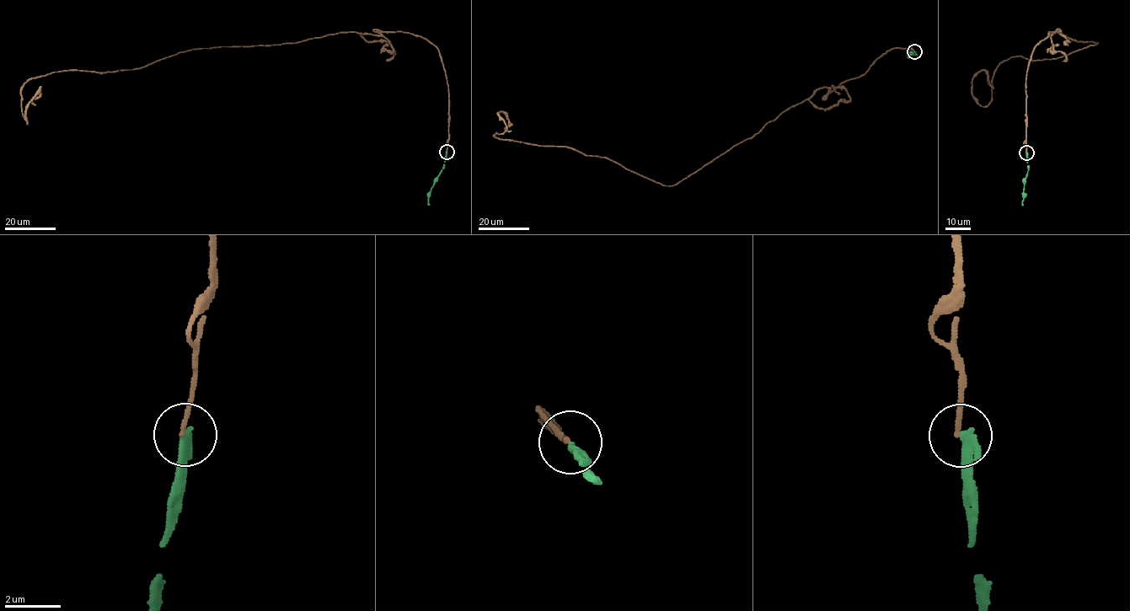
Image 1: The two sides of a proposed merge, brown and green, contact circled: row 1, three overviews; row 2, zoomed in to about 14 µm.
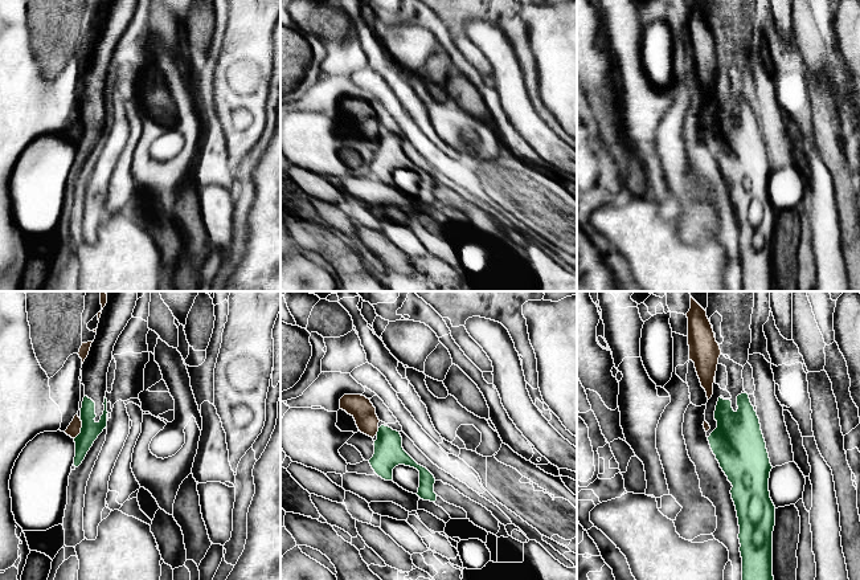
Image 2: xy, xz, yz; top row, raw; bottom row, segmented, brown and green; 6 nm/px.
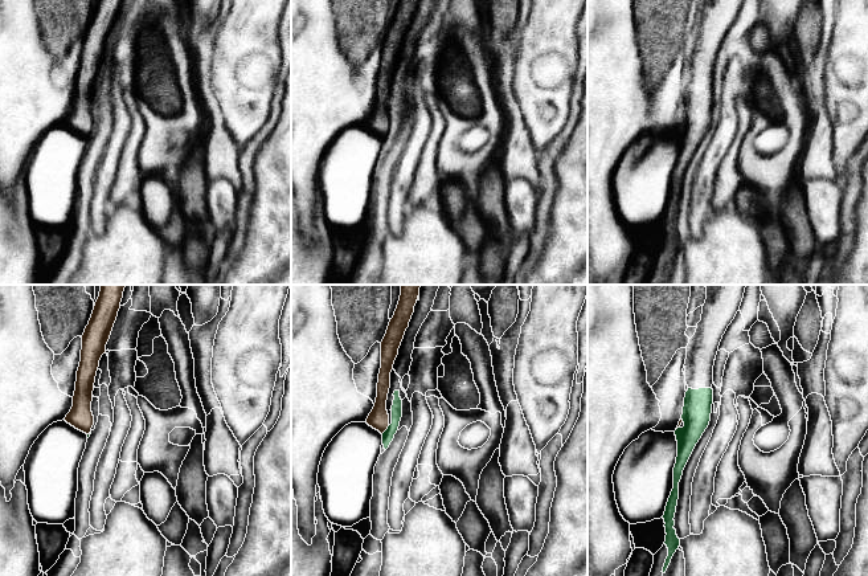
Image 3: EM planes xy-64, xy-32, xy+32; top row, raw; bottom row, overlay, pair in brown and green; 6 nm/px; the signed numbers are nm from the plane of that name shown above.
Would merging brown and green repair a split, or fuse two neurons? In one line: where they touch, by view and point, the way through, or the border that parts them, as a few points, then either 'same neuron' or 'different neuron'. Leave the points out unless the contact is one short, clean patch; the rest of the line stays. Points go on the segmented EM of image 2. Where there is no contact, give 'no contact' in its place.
xy (80, 429) | along xy (81, 419), (81, 432), (74, 438) | different neuron

